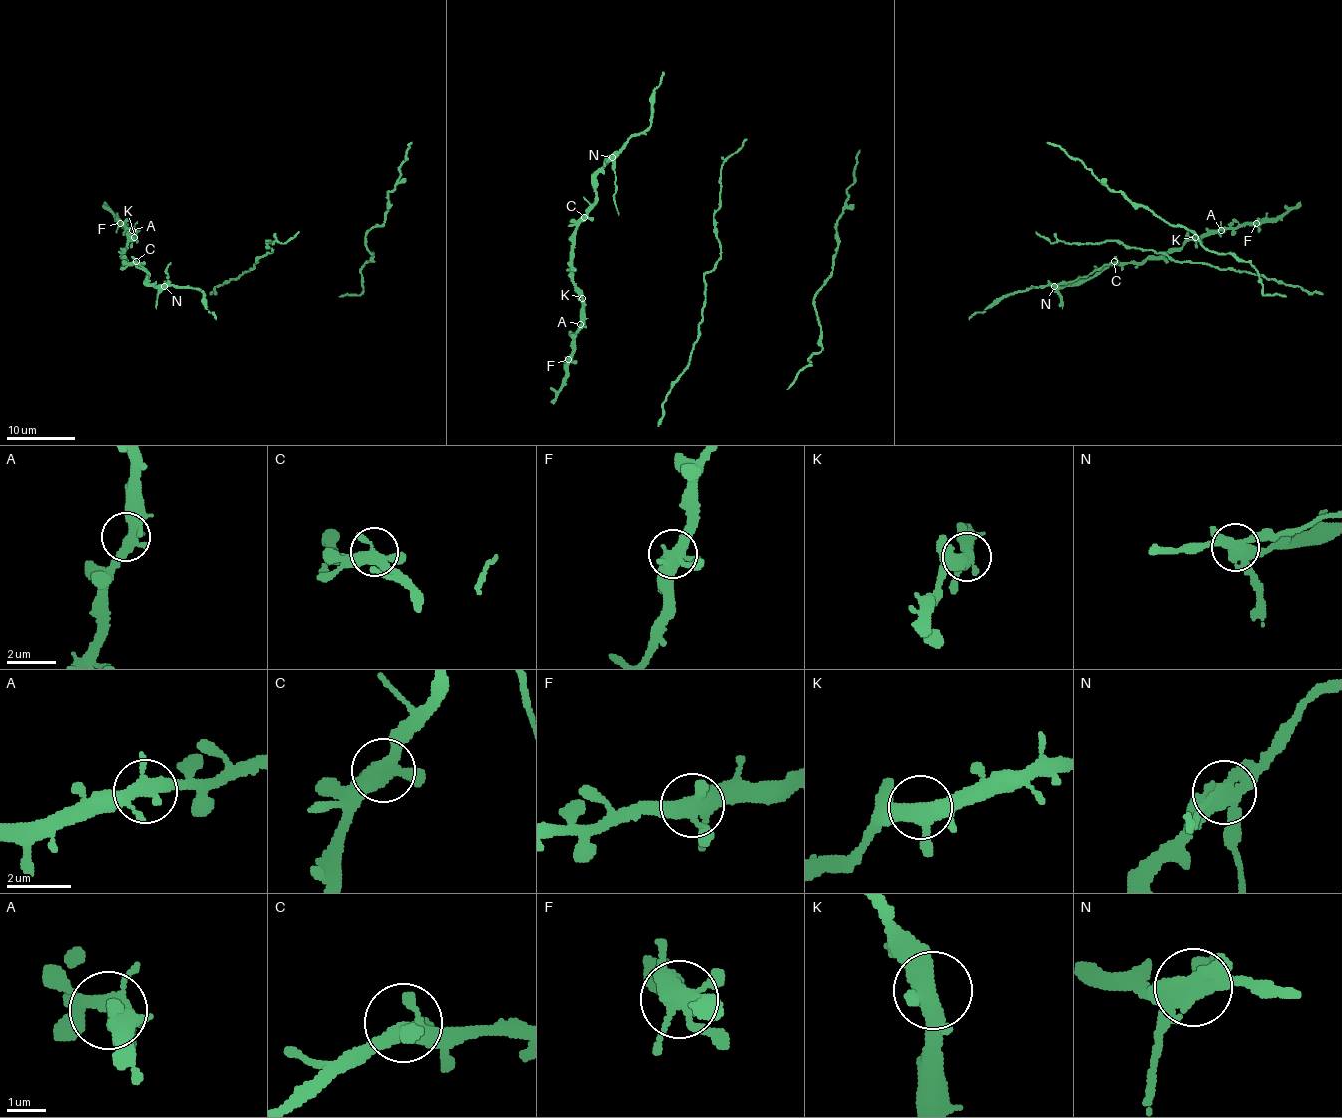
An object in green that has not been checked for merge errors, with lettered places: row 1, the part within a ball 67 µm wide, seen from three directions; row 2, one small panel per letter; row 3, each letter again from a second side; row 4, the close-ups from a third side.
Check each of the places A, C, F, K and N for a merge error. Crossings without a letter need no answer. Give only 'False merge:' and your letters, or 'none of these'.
False merge: N

